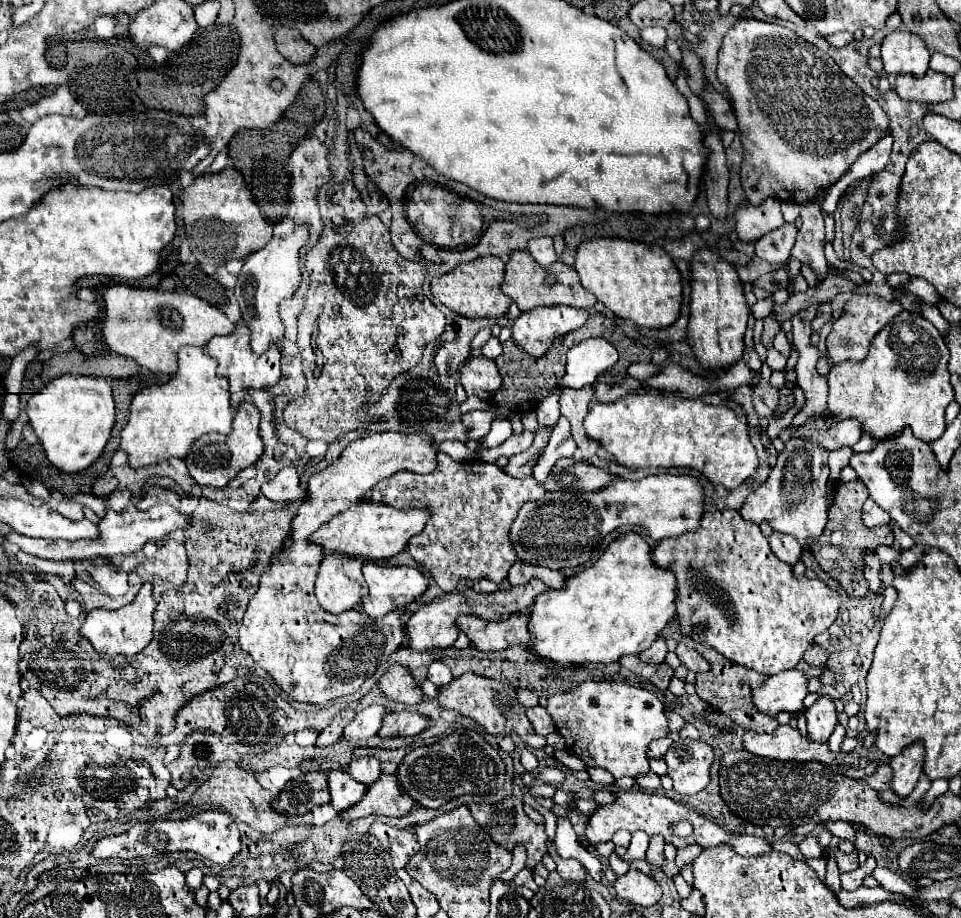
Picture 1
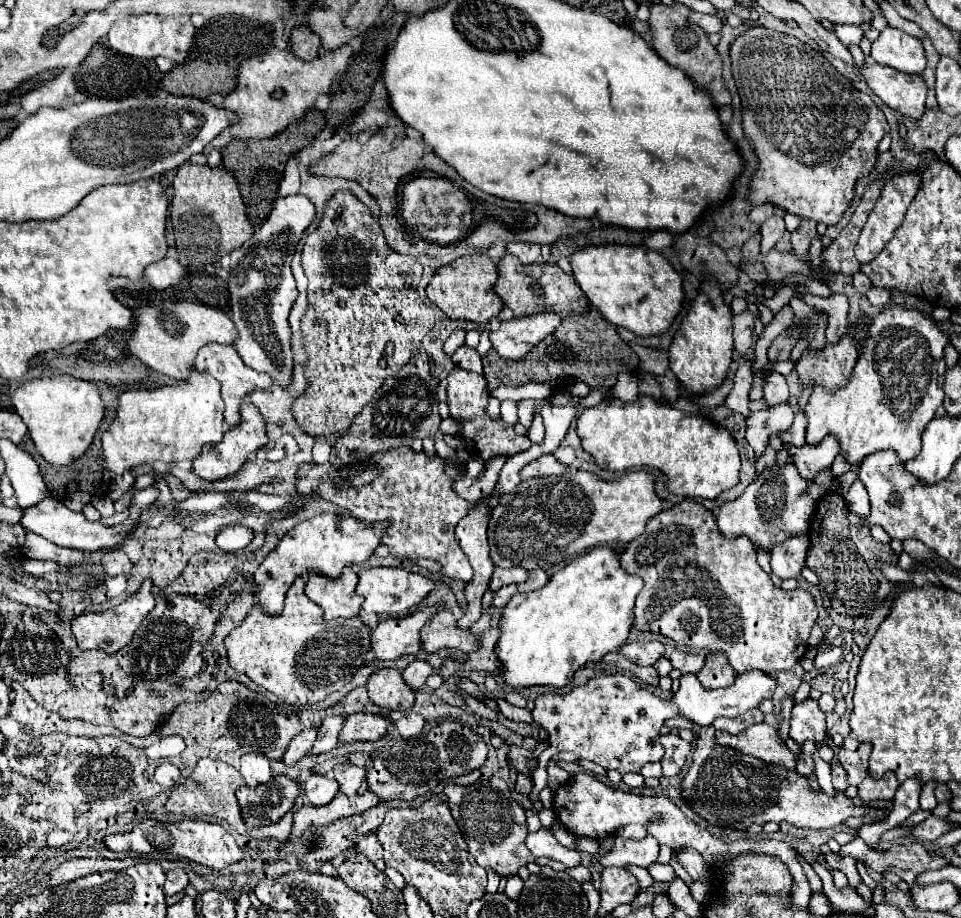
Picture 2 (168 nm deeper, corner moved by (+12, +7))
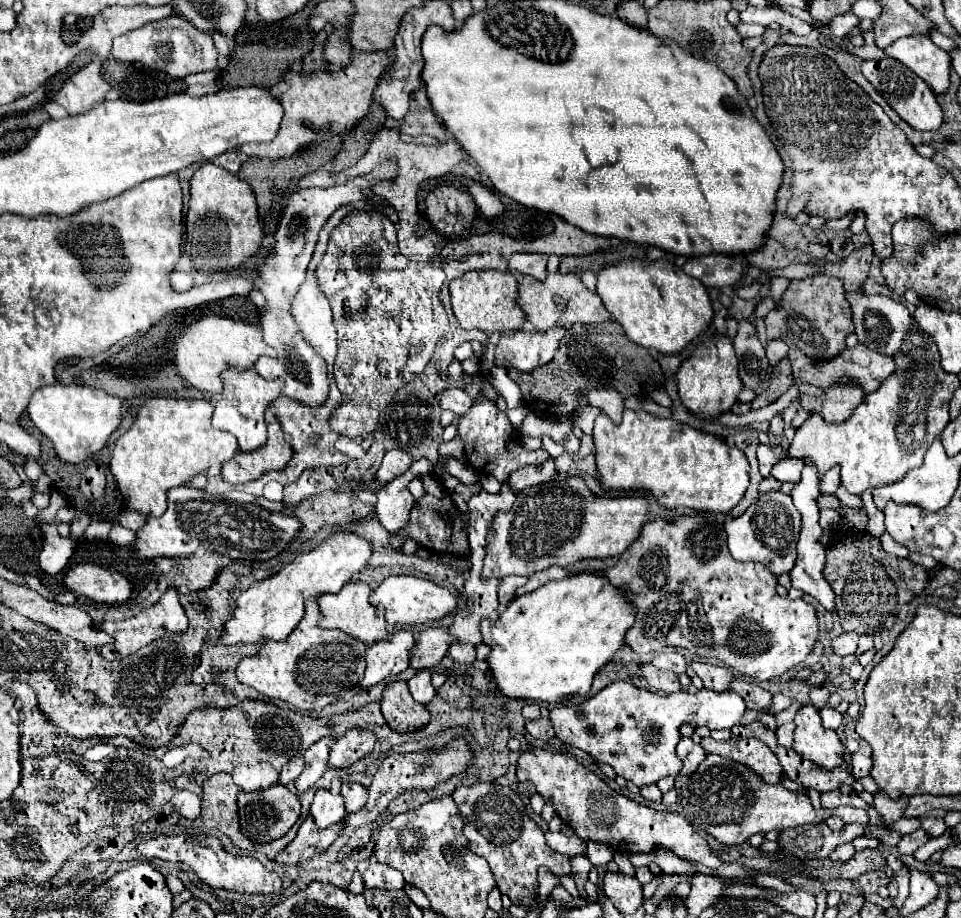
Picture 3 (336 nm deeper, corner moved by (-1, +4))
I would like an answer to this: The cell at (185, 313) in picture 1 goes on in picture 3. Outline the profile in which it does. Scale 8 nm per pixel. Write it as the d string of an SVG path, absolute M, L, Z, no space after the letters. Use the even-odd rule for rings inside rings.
M204 315L198 321L190 323L190 327L186 327L184 333L174 337L172 343L176 351L174 365L180 377L186 381L186 385L208 393L222 391L220 373L226 367L248 369L256 363L260 355L276 355L276 351L262 341L262 331L258 327L248 325L244 321L218 317L218 315Z

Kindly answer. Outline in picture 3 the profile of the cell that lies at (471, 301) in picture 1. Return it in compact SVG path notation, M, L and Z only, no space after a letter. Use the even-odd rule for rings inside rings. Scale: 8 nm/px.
M468 271L462 277L450 281L450 303L452 311L464 329L480 329L484 333L496 333L496 331L510 331L520 329L526 321L524 311L516 305L516 289L518 281L508 271Z

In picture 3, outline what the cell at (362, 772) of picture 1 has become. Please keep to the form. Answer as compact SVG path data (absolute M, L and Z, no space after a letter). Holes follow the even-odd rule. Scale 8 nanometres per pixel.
M344 781L340 793L344 797L344 805L346 805L348 813L356 813L360 807L364 807L364 803L368 799L368 789L354 781Z

